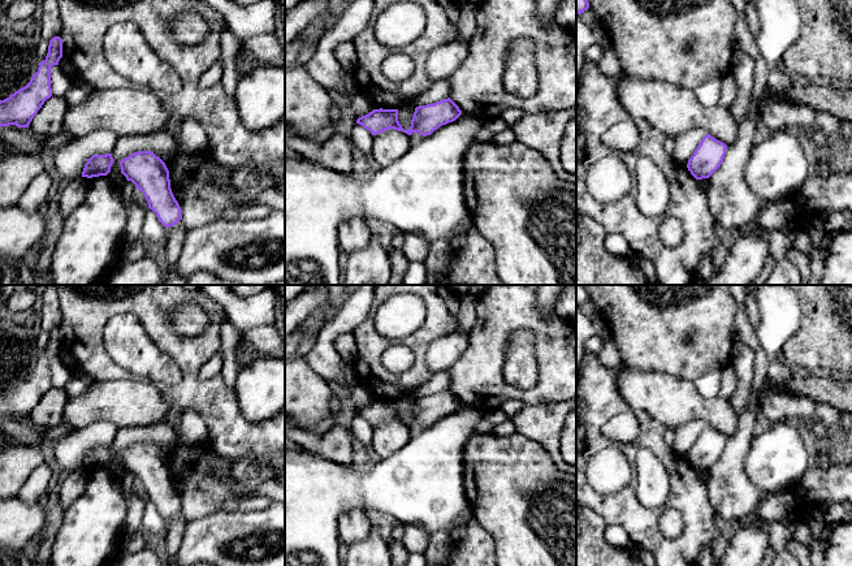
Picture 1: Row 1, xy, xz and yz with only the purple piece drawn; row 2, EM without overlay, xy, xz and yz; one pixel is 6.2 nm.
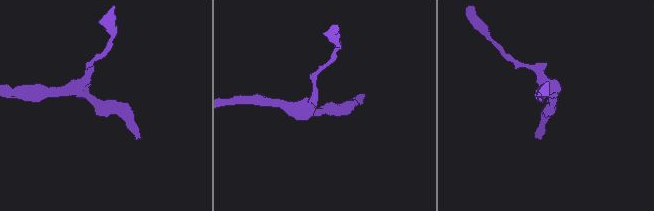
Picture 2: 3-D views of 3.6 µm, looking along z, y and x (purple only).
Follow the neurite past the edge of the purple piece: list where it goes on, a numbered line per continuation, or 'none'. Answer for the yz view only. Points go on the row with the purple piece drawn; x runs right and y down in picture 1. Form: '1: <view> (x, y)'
none

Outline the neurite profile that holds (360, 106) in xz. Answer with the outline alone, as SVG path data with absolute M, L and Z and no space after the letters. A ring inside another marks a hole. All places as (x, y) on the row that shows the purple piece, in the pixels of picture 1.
M355 95L351 99L351 112L354 116L362 117L375 109L373 104L364 95Z

